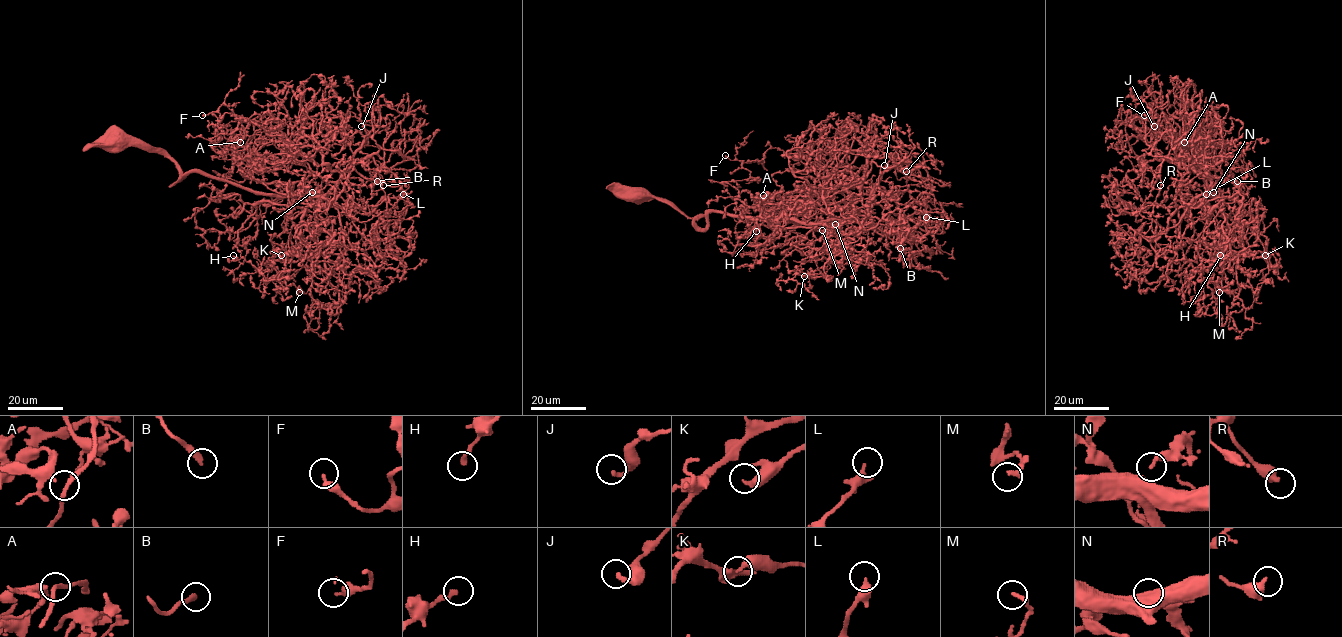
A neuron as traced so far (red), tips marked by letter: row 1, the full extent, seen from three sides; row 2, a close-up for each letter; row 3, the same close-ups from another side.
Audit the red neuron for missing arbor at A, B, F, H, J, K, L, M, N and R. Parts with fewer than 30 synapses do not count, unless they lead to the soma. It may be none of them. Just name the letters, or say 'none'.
none

